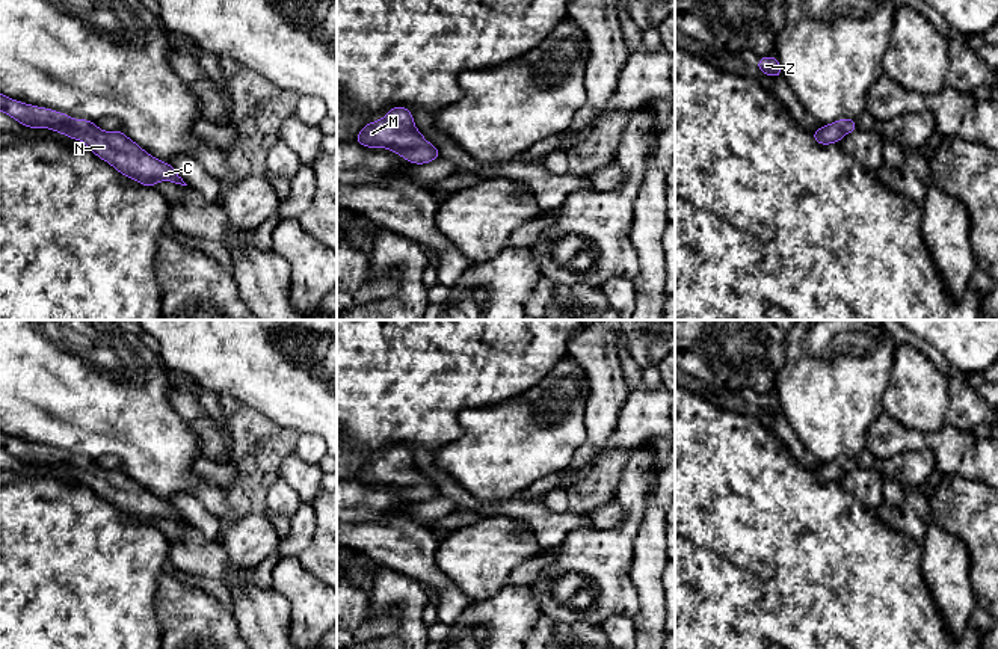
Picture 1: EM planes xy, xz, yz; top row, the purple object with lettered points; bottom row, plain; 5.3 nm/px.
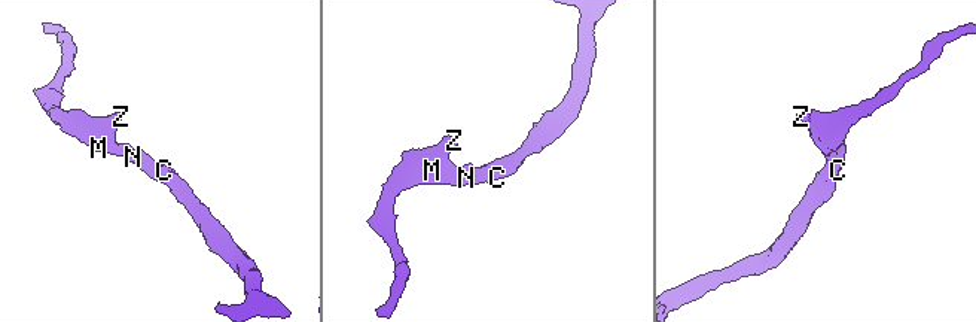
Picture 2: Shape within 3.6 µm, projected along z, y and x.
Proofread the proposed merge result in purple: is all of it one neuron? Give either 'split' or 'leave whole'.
leave whole

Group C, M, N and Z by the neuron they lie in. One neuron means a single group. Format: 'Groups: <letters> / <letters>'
Groups: C M N Z

